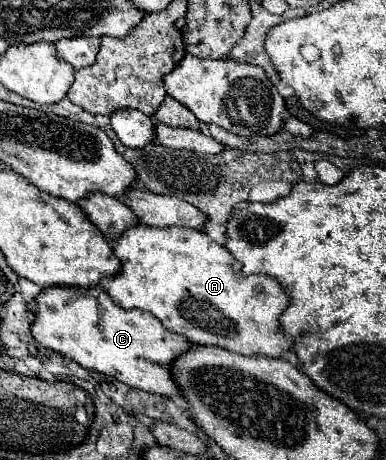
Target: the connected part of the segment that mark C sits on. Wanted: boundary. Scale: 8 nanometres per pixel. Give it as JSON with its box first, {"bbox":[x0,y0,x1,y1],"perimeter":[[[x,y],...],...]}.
{"bbox":[30,285,188,395],"perimeter":[[[98,285],[88,289],[46,287],[34,303],[30,333],[38,345],[76,361],[84,369],[116,377],[128,387],[158,395],[178,395],[178,385],[170,377],[170,361],[186,351],[188,341],[168,331],[152,313],[124,311]]]}

